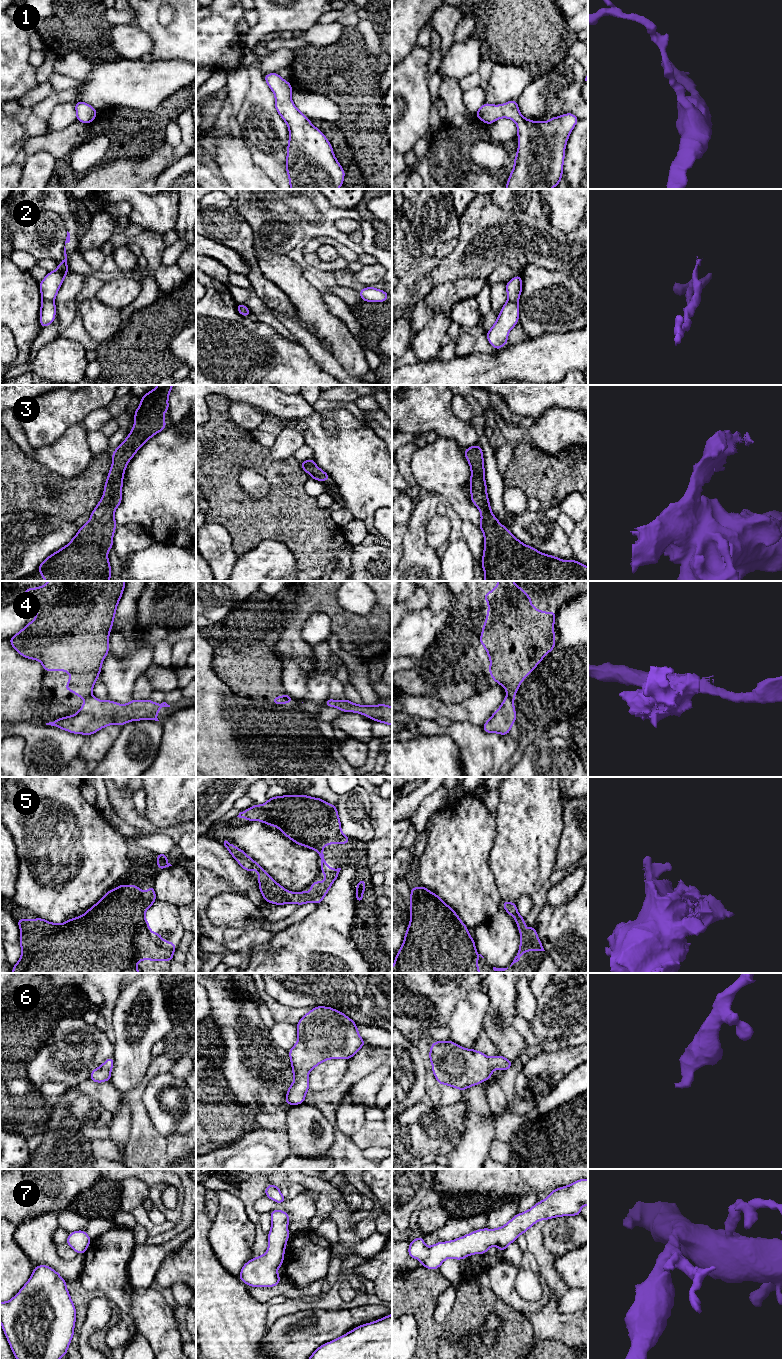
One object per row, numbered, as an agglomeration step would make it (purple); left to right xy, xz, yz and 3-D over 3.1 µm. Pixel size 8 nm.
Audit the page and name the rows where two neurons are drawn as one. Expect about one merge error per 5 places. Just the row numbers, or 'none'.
2, 4

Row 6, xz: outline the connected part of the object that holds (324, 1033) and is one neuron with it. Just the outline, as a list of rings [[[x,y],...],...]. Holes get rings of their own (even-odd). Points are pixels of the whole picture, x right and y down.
[[[314,1007],[296,1025],[298,1041],[288,1051],[294,1082],[289,1086],[286,1094],[287,1105],[299,1105],[305,1102],[309,1090],[309,1072],[320,1063],[328,1059],[349,1060],[366,1043],[359,1035],[357,1024],[344,1013],[331,1007]]]

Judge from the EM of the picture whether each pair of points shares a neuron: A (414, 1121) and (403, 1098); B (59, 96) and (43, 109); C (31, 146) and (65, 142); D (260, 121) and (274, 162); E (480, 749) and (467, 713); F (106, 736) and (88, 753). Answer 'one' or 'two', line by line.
A: two
B: one
C: one
D: one
E: two
F: one

